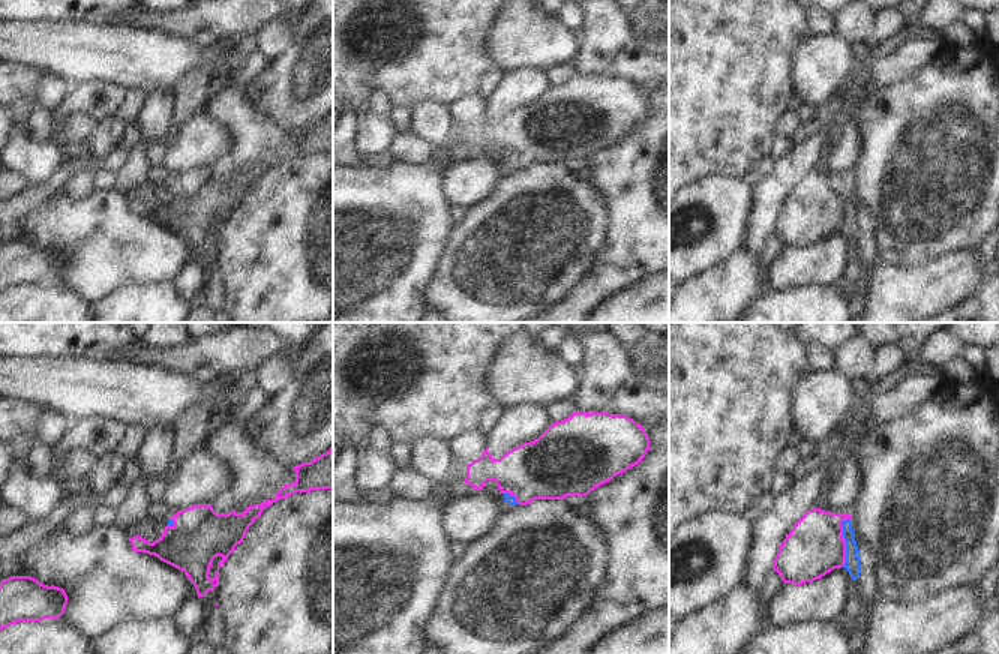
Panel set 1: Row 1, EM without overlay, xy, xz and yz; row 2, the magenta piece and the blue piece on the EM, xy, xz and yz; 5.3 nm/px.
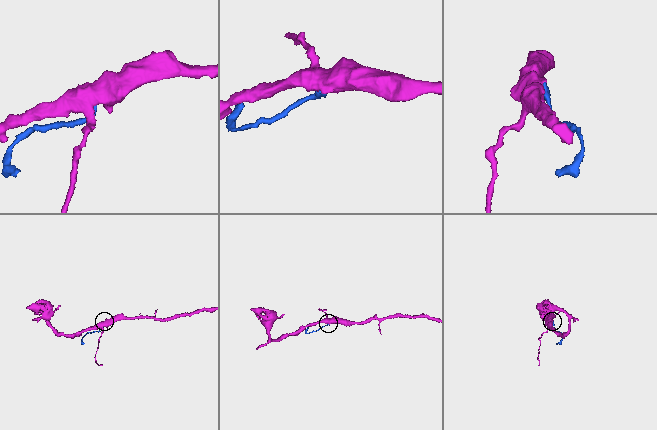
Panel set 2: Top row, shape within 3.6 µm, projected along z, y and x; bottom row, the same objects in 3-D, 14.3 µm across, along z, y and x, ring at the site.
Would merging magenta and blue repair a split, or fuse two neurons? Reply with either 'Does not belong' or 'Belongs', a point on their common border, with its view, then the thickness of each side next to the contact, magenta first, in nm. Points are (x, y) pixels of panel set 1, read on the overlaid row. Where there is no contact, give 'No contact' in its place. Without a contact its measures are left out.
Belongs. Touches magenta at yz (843, 540). Thickness 320 nm (magenta) against 80 nm

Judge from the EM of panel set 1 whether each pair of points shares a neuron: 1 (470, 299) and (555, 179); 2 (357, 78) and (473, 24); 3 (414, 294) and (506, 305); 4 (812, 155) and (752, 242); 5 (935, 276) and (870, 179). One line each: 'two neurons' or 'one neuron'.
1: one neuron
2: one neuron
3: two neurons
4: one neuron
5: two neurons

